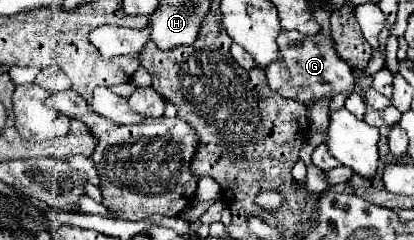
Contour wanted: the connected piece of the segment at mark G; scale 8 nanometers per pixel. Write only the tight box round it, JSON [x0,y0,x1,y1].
[268,29,354,105]

